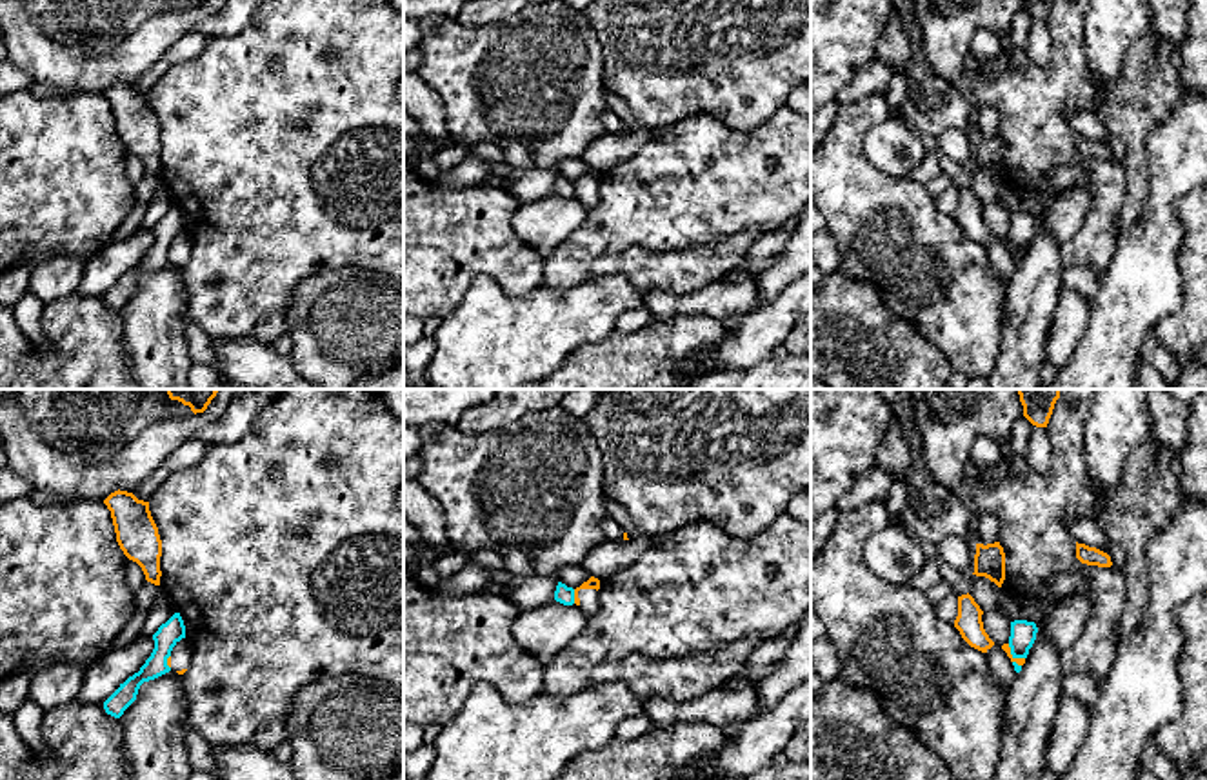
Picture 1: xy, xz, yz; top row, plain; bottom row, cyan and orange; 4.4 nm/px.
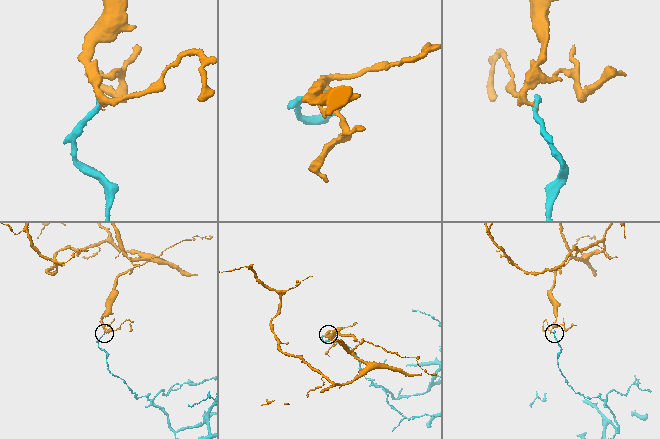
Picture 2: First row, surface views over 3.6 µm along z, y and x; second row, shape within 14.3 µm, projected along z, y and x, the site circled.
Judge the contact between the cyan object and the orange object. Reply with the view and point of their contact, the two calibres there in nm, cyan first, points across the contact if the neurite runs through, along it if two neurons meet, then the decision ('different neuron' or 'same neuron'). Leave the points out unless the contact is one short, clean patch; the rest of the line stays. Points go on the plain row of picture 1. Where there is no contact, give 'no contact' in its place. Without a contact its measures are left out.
contact xz (573, 190); calibres 80 and 50 nm; border xz (573, 182), (575, 195); different neuron

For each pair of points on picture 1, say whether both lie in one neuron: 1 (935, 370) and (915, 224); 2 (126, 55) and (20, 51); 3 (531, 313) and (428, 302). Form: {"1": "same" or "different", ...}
{"1": "different", "2": "same", "3": "different"}

